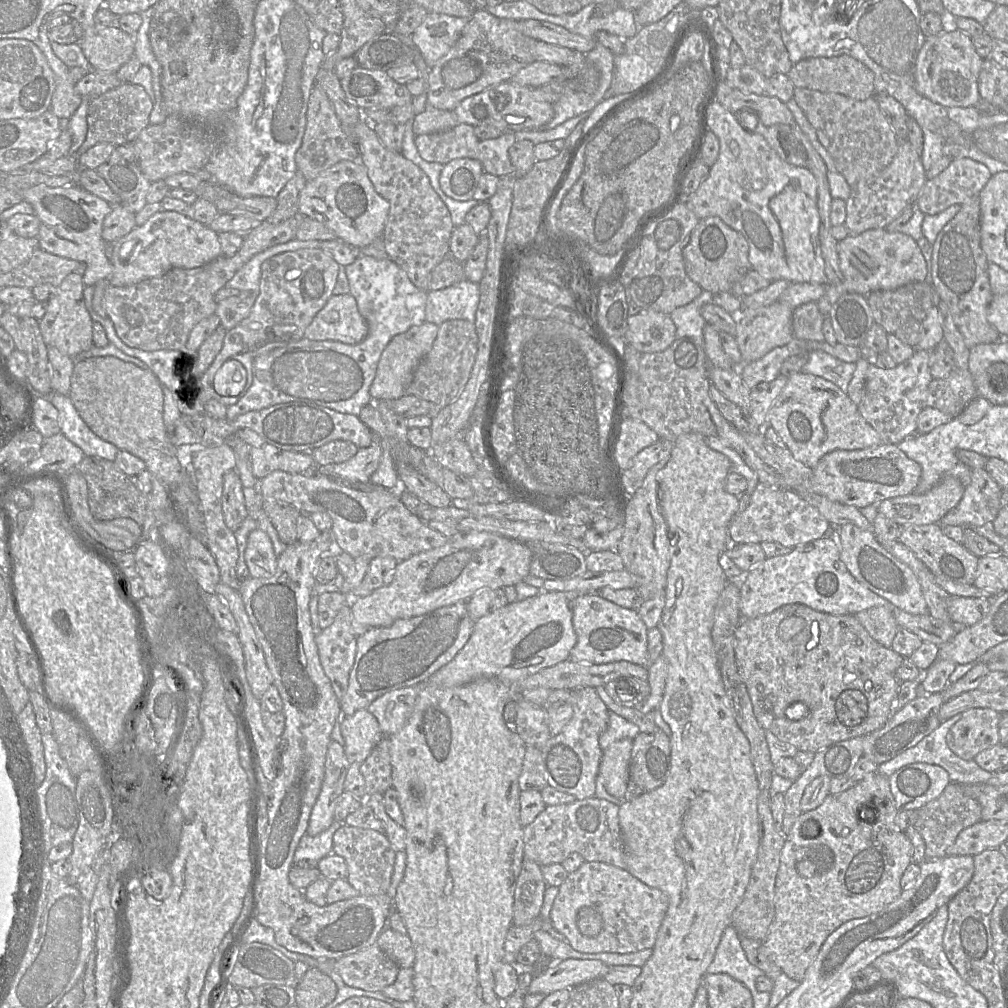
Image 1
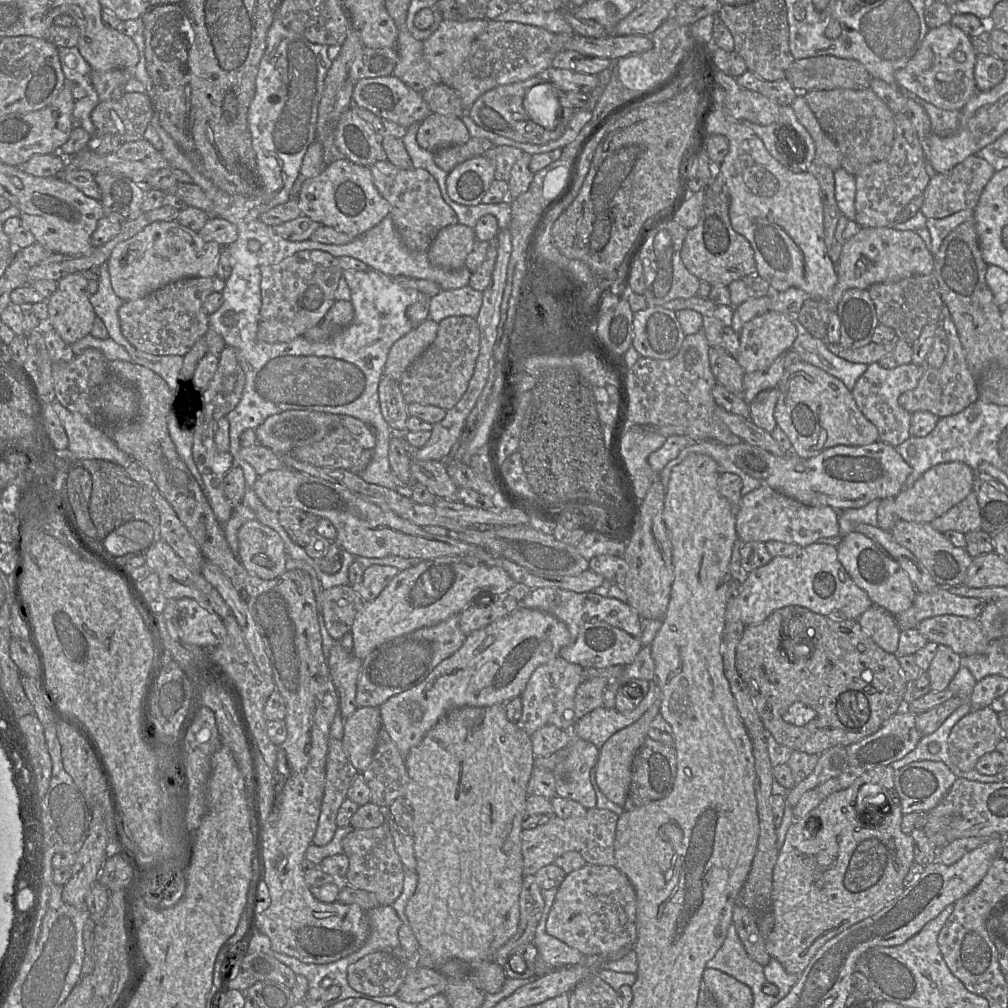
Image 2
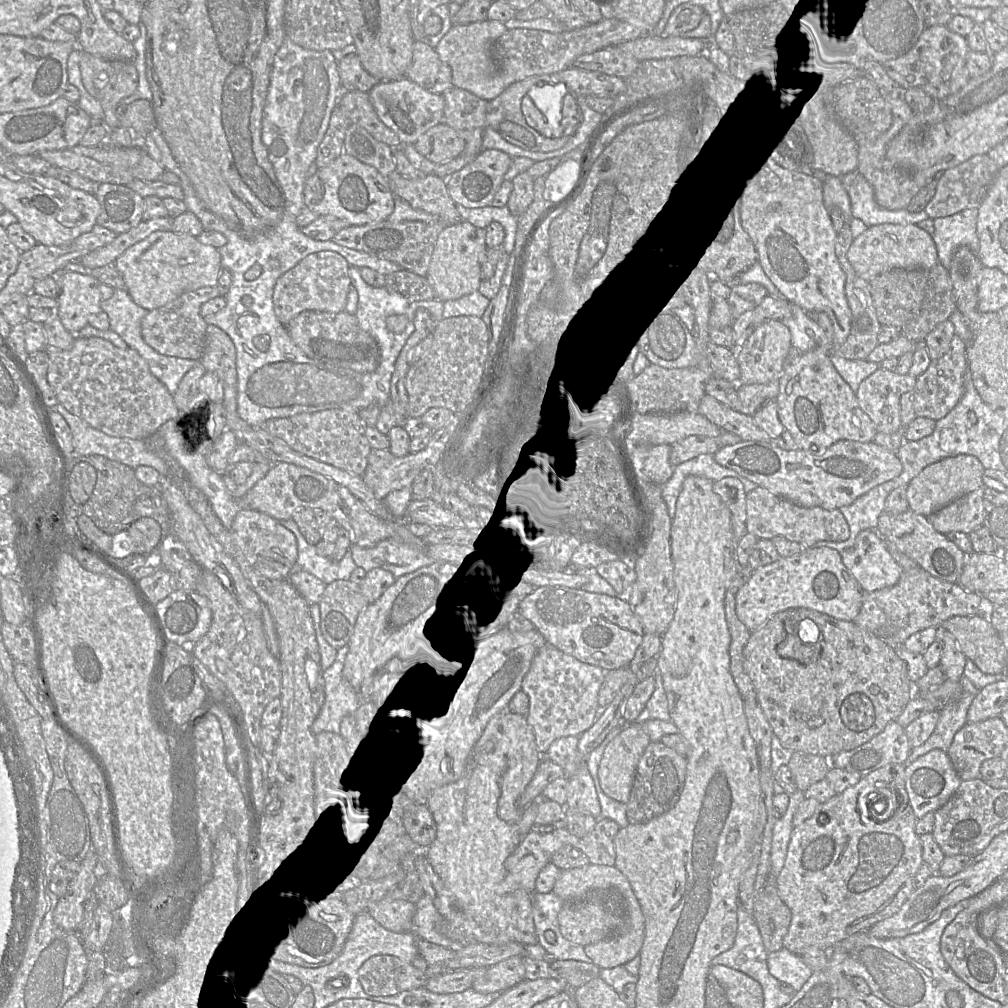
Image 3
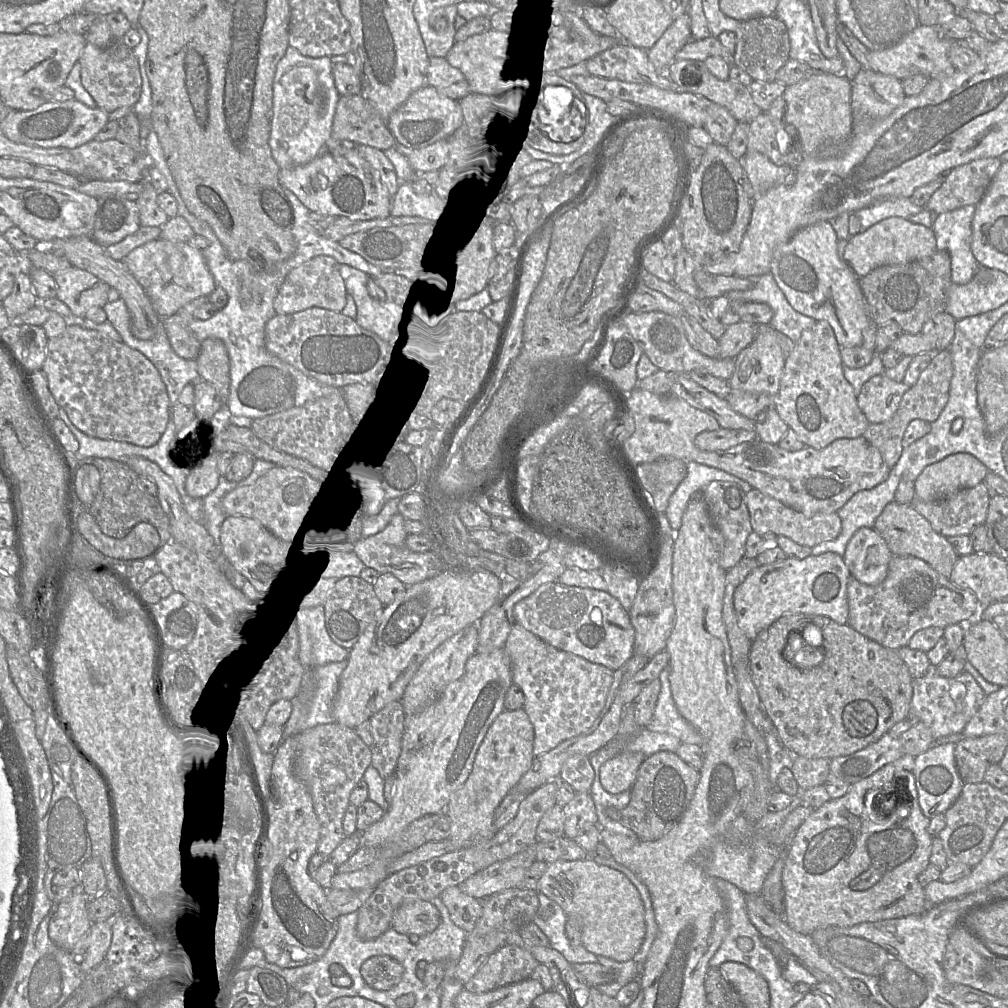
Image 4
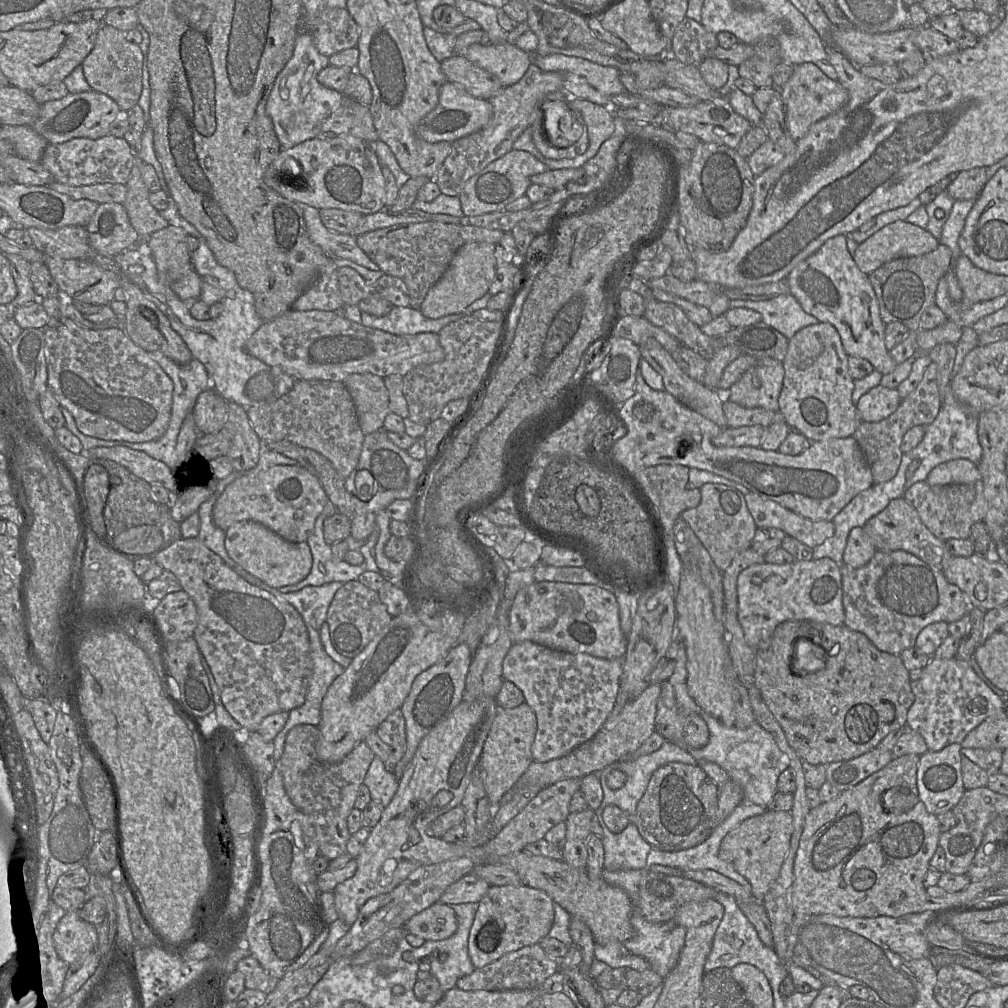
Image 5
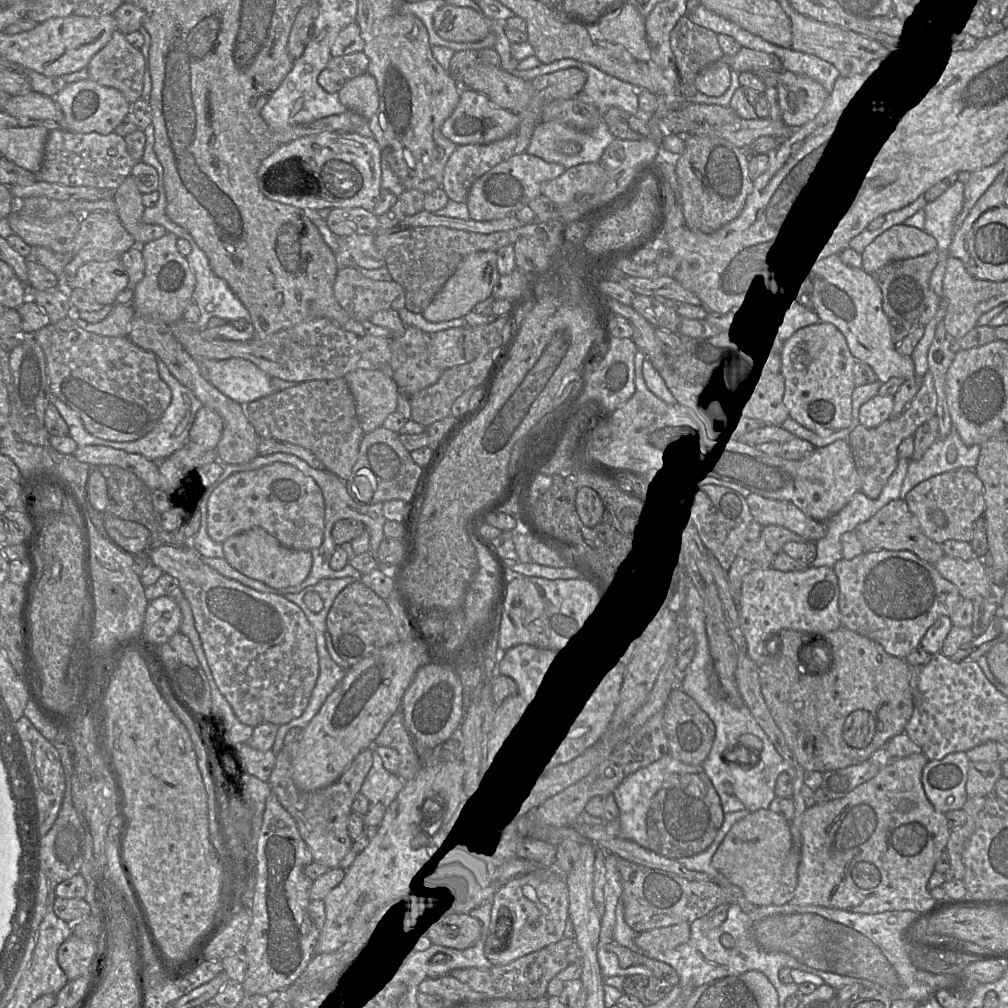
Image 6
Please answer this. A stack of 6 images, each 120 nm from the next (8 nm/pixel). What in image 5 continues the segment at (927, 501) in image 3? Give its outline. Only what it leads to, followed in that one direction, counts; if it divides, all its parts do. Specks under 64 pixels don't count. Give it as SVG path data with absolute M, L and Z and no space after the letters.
M959 458L943 462L934 467L925 480L929 485L964 484L981 480L977 464Z

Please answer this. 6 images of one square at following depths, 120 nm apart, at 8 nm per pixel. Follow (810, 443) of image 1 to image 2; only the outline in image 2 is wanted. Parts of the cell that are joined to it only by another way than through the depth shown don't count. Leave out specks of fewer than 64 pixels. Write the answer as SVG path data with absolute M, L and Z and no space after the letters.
M801 360L784 369L777 387L779 396L774 409L775 421L789 438L793 453L801 458L817 456L823 450L836 445L864 446L879 440L877 427L858 408L852 392L841 380L821 368Z

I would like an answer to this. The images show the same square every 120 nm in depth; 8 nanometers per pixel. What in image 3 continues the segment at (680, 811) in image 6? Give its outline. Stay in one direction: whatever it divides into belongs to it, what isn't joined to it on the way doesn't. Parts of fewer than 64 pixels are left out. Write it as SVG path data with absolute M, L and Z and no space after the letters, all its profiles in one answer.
M650 742L639 759L630 797L626 803L629 824L641 824L672 809L683 790L687 760L662 742Z

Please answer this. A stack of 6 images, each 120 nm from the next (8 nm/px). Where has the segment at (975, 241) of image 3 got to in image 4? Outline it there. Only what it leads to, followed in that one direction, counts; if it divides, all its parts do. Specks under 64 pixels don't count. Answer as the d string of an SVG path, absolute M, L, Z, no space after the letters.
M967 205L935 218L933 231L937 249L950 254L953 284L968 283L980 268L971 250L972 220L976 206Z

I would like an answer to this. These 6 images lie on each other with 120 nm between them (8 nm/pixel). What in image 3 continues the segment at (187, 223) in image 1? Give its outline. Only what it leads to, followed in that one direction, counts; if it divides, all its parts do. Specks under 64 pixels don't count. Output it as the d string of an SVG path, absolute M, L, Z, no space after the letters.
M171 230L153 232L132 245L115 260L114 266L123 277L130 297L147 311L166 305L183 293L216 286L222 270L217 248Z

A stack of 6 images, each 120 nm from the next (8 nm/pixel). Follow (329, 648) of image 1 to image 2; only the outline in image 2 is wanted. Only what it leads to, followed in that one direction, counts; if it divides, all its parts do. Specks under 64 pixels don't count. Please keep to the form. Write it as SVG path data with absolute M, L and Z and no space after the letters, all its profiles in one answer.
M335 641L329 651L327 664L339 698L339 711L344 719L357 709L357 680L362 661Z

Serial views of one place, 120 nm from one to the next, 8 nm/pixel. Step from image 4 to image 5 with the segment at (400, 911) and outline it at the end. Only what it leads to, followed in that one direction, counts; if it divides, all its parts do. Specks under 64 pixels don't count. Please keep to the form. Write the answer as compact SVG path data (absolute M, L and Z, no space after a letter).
M437 902L411 917L404 927L407 933L425 941L440 941L456 932L458 921L451 906Z

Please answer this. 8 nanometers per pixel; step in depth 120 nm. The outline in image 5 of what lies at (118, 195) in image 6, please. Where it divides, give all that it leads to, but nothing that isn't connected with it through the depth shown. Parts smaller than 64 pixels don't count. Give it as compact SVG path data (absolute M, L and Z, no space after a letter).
M135 154L135 163L126 186L126 198L123 206L127 211L133 228L142 239L169 225L160 212L149 201L150 191L142 177L142 161Z

